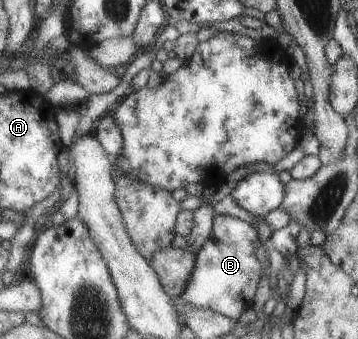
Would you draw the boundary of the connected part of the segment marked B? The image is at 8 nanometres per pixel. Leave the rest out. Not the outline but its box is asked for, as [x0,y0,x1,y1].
[179,215,262,320]

